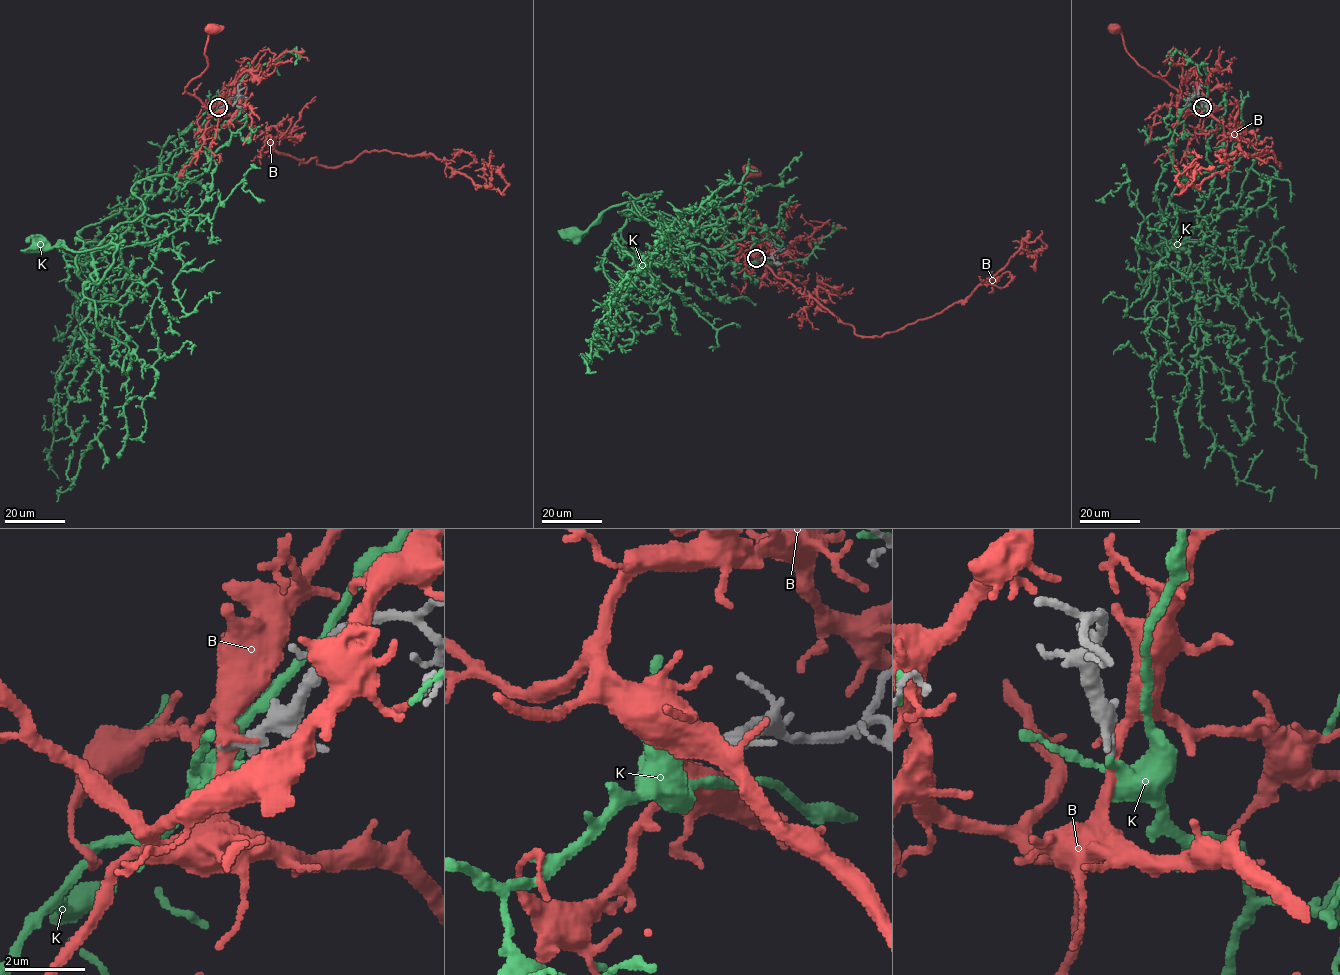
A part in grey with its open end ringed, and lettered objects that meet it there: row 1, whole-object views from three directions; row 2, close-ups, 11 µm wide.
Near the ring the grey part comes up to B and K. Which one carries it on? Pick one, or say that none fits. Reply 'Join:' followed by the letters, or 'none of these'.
Join: none of these

